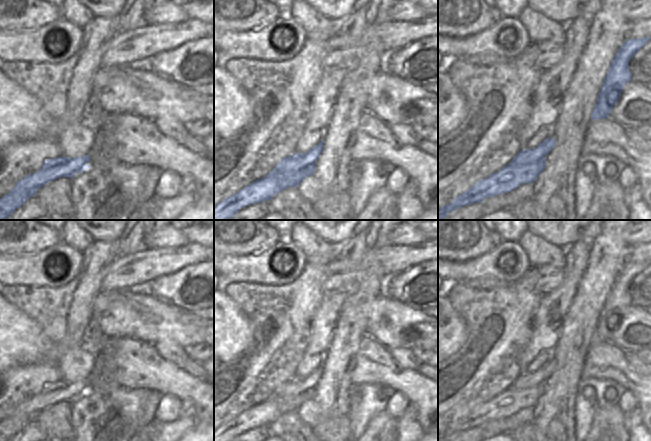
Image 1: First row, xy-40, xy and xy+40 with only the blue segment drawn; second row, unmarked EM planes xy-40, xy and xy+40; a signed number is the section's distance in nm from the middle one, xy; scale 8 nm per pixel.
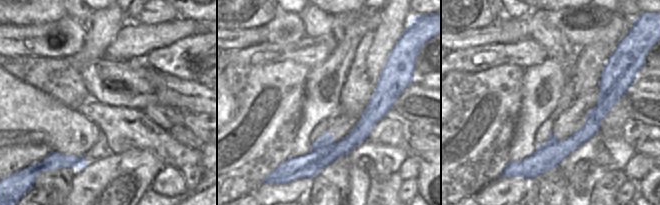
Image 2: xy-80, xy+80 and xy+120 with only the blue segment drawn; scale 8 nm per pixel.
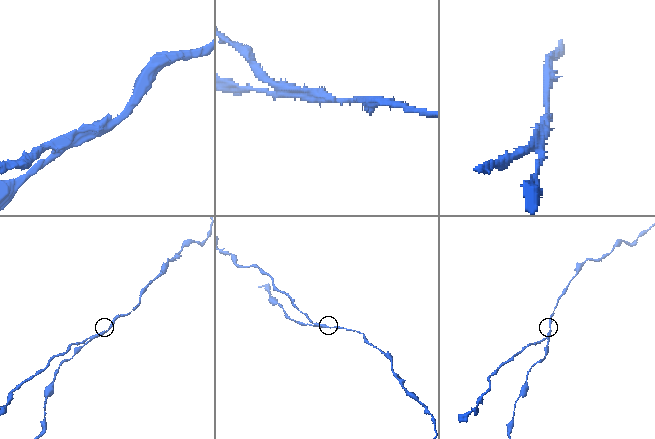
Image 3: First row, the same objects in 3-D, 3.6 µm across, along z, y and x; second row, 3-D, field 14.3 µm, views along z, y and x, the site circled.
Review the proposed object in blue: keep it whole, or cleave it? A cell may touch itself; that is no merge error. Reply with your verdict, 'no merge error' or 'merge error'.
merge error

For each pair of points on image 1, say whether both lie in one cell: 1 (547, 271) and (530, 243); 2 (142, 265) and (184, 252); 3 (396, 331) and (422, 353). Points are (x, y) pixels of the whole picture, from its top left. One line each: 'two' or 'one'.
1: two
2: one
3: two

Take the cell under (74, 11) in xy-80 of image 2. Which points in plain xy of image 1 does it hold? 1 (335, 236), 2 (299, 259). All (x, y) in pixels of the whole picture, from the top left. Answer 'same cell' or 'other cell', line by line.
1: other cell
2: other cell

